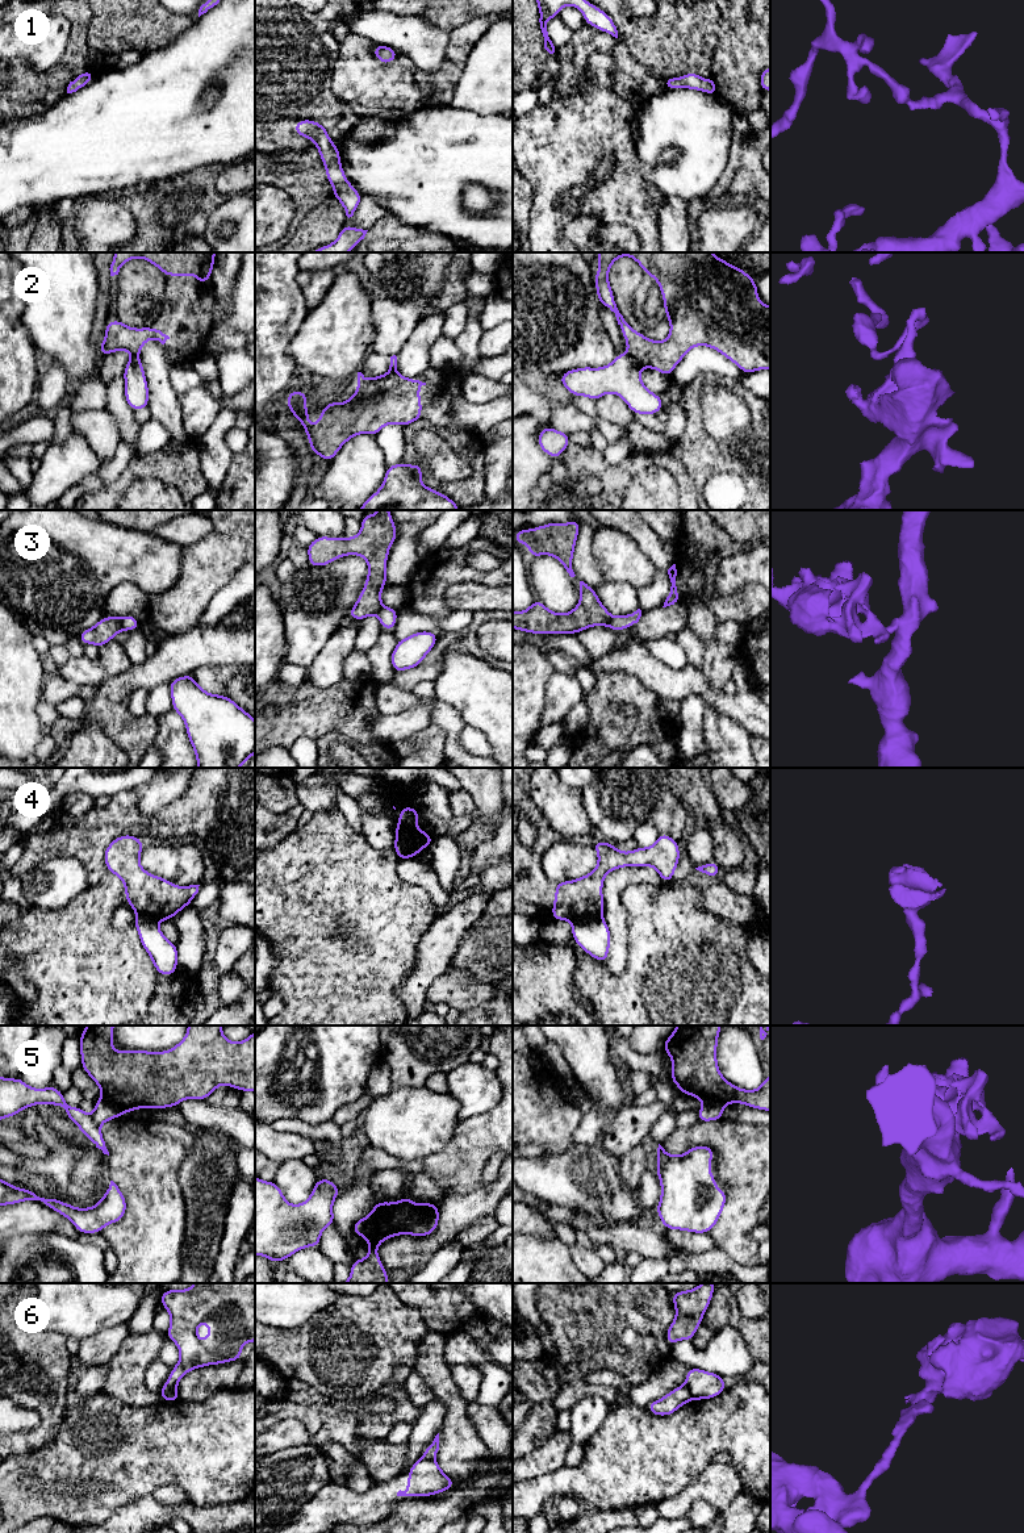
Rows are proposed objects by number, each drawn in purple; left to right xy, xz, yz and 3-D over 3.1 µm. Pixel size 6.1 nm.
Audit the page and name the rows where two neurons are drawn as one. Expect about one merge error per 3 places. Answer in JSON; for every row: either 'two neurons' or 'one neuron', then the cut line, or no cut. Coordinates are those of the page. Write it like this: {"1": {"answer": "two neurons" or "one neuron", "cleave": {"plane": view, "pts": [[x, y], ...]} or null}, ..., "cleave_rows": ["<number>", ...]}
{"1": {"answer": "one neuron", "cleave": null}, "2": {"answer": "two neurons", "cleave": {"plane": "yz", "pts": [[628, 353], [642, 366]]}}, "3": {"answer": "two neurons", "cleave": {"plane": "xy", "pts": [[122, 618], [121, 629]]}}, "4": {"answer": "two neurons", "cleave": {"plane": "yz", "pts": [[601, 915], [575, 919], [572, 922]]}}, "5": {"answer": "two neurons", "cleave": {"plane": "xy", "pts": [[101, 1097], [122, 1112]]}}, "6": {"answer": "two neurons", "cleave": {"plane": "xy", "pts": [[176, 1390], [161, 1395]]}}, "cleave_rows": ["2", "3", "4", "5", "6"]}

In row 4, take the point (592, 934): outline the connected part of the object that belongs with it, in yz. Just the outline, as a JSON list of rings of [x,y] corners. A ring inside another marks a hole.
[[[603,916],[585,918],[572,922],[572,936],[578,947],[581,947],[593,958],[606,962],[611,933]]]

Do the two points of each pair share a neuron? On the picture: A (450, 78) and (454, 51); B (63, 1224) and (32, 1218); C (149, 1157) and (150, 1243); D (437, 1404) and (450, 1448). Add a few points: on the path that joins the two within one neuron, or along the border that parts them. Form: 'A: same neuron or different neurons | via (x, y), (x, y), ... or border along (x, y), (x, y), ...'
A: same neuron | via (450, 71), (454, 58)
B: same neuron | via (55, 1223), (40, 1219)
C: same neuron | via (149, 1178), (150, 1222)
D: different neurons | border along (435, 1395), (444, 1406), (443, 1427), (439, 1432)

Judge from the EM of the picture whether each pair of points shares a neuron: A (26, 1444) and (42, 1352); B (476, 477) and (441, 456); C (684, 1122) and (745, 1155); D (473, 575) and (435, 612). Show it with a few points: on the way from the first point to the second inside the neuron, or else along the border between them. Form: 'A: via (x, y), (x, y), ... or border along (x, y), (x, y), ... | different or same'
A: via (49, 1423), (58, 1391), (47, 1381), (47, 1375) | same
B: border along (473, 468), (469, 476), (454, 483) | different
C: border along (698, 1122), (689, 1127), (676, 1128) | different
D: via (459, 575), (452, 575), (435, 592), (435, 597) | same

